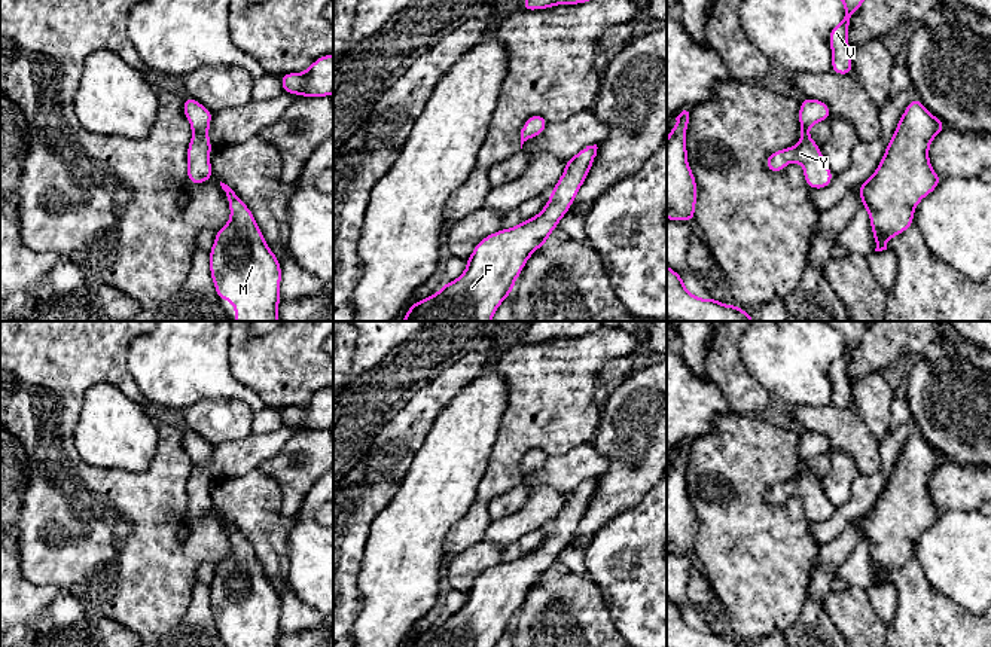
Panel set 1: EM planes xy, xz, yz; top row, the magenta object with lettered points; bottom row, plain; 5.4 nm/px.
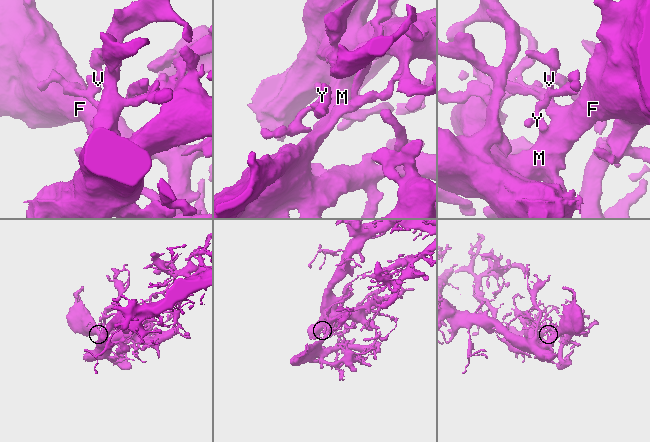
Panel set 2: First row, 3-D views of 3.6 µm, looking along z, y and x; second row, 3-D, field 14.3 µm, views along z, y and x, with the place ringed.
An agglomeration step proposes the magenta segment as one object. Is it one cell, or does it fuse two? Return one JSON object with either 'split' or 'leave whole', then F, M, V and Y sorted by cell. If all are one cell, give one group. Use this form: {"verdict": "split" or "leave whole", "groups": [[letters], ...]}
{"verdict": "leave whole", "groups": [["F", "M", "V", "Y"]]}

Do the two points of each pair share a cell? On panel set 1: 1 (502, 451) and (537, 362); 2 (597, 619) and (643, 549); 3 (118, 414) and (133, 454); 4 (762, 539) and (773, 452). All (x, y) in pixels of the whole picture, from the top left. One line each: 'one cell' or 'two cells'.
1: one cell
2: two cells
3: one cell
4: one cell

